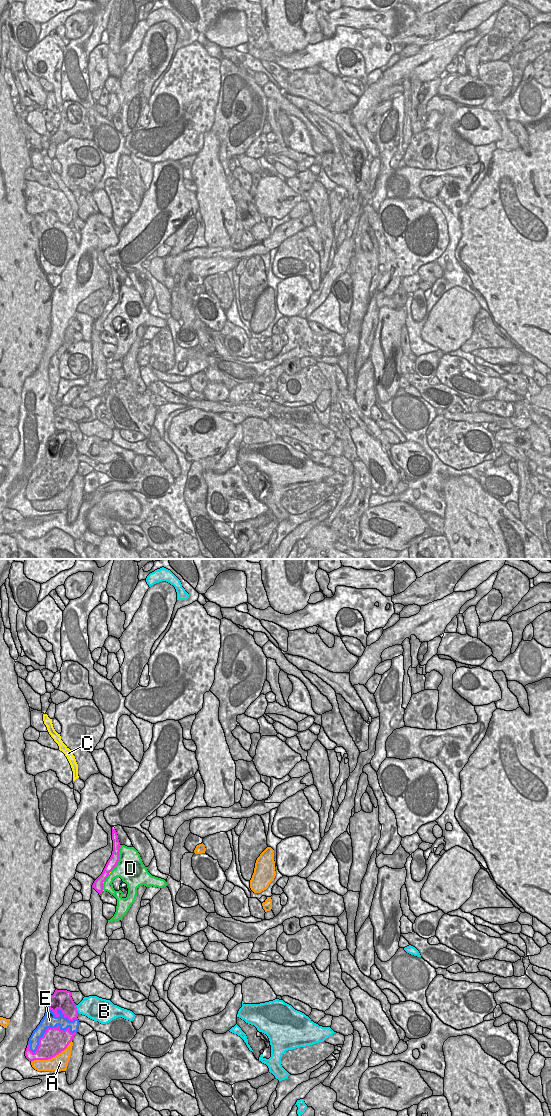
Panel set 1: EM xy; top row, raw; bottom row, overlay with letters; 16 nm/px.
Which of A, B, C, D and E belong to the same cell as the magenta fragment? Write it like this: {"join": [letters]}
{"join": ["C"]}

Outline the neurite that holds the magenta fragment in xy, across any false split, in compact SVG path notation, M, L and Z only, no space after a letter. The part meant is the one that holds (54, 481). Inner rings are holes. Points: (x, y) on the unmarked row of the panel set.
M59 465L55 468L47 468L39 479L37 490L33 493L30 490L30 484L28 484L25 496L29 501L51 499L67 488L75 474L76 472L70 472L70 467L65 471L61 470Z

